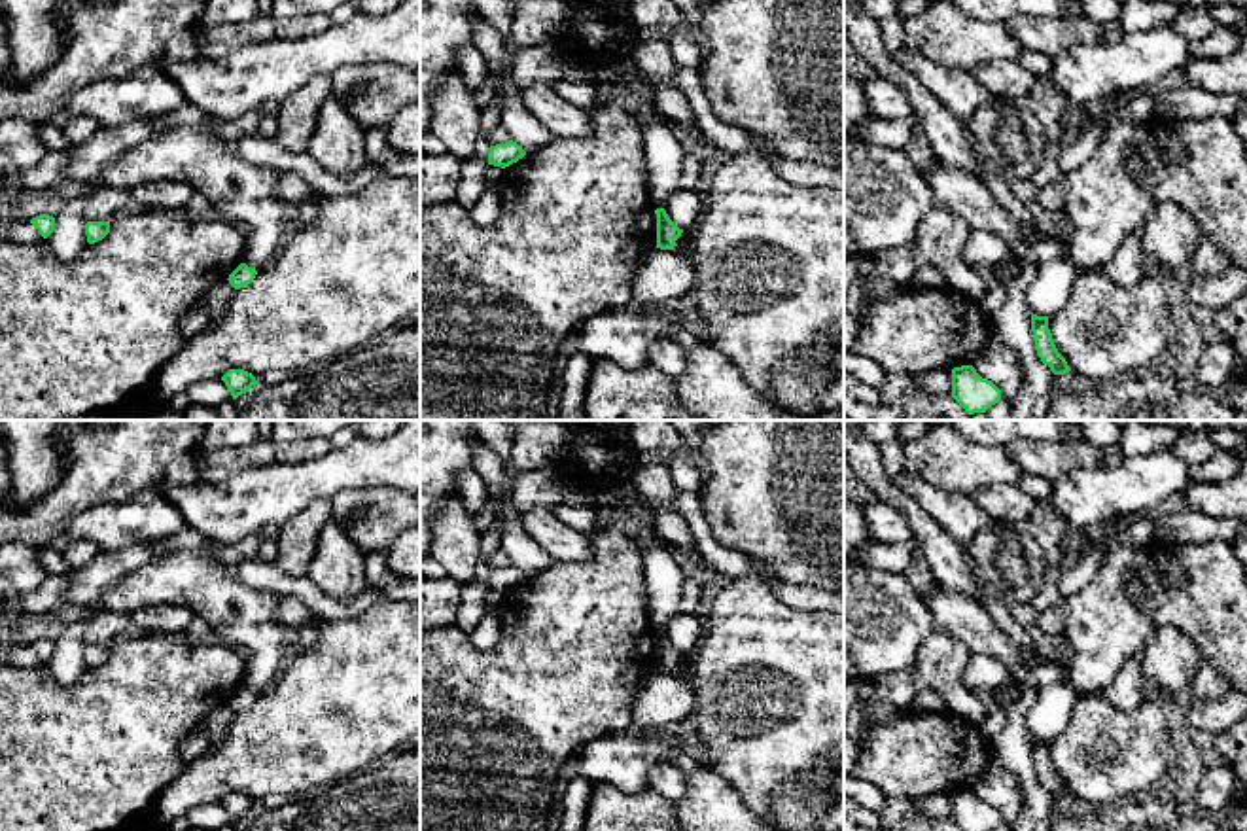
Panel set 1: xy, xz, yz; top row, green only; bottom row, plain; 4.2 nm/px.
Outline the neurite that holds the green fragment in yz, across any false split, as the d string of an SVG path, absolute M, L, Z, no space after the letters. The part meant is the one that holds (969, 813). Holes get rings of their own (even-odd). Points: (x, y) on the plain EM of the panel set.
M961 789L952 793L952 822L961 831L992 831L1001 823L1001 814L973 789Z

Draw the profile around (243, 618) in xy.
M210 541L202 551L182 549L151 560L110 585L98 602L78 611L76 621L85 625L93 613L102 610L132 613L157 604L184 606L212 627L214 640L242 653L246 663L242 687L255 695L265 693L269 683L276 681L293 651L293 630L276 617L276 594L244 585L238 579L237 566L223 566L214 557L214 549L220 545L218 541Z

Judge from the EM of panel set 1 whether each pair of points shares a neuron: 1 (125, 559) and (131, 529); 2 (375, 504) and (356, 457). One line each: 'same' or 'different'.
1: different
2: different

